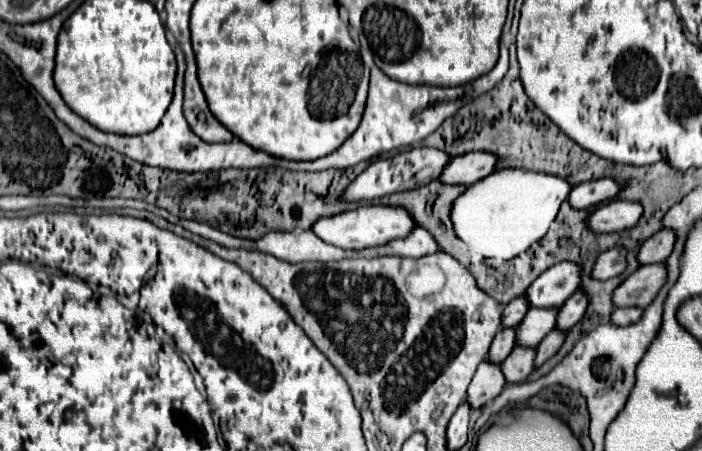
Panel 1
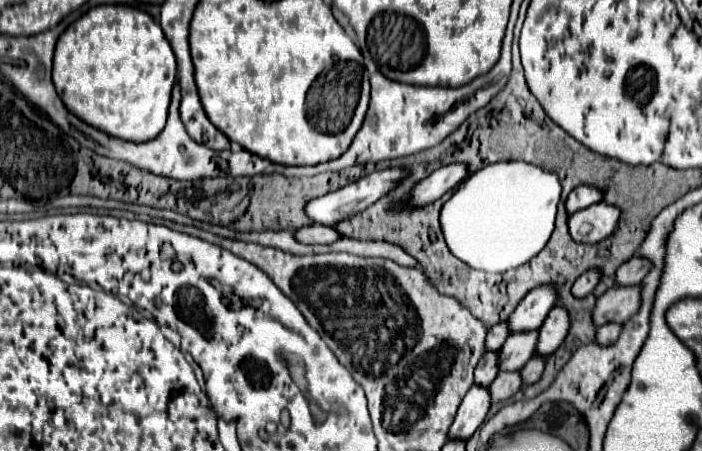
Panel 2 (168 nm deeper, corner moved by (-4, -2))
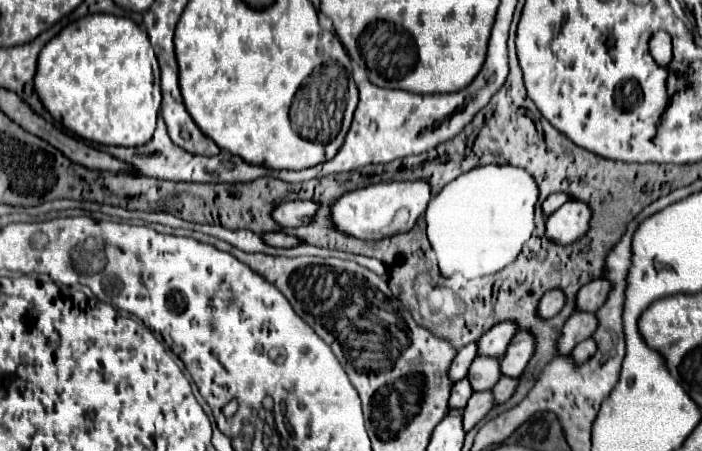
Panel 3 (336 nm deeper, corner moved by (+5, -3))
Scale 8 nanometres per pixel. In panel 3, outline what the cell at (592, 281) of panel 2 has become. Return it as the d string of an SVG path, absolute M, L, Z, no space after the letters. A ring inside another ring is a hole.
M560 290L546 292L546 294L540 298L540 304L538 304L536 316L542 318L542 320L548 320L548 318L556 316L558 310L562 310L562 306L564 306L564 294L562 294Z

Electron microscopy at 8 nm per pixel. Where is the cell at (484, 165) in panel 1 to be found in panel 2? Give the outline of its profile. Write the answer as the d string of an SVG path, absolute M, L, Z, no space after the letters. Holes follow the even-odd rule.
M459 163L445 165L415 185L411 201L415 203L415 207L423 207L427 203L433 203L435 199L445 195L449 189L453 189L455 185L459 185L467 177L469 177L467 165L459 165Z

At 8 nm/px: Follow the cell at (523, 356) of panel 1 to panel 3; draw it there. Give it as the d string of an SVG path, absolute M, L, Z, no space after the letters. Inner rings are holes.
M490 390L472 394L464 408L464 416L462 416L464 432L470 432L490 410L492 410L492 392Z

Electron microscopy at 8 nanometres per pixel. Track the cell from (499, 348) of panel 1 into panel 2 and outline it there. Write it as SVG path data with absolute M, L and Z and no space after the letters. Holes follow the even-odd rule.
M487 351L475 367L475 385L489 387L499 373L499 351Z

